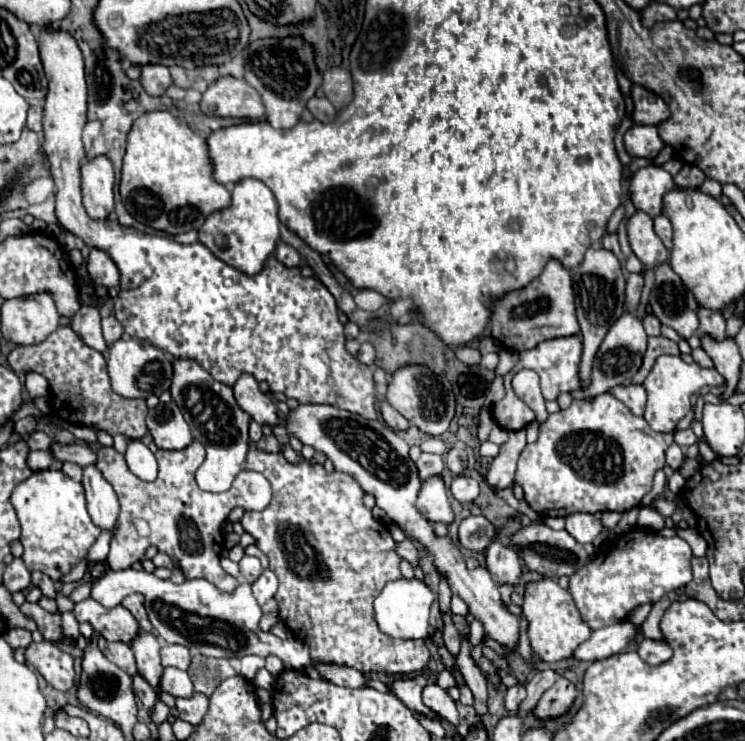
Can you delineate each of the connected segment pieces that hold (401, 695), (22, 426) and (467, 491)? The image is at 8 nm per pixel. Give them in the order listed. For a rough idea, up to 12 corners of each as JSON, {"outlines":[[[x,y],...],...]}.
{"outlines":[[[418,674],[414,679],[396,679],[390,685],[408,709],[438,717],[420,697],[428,680]],[[24,417],[14,423],[14,433],[24,437],[36,427],[34,417]],[[472,477],[452,479],[452,497],[470,503],[478,497],[480,485]]]}

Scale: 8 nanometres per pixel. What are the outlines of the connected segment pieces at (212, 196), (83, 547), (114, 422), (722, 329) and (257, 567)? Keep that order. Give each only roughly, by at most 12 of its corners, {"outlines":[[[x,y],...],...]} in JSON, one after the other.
{"outlines":[[[170,111],[132,123],[120,195],[170,235],[230,205],[206,139]],[[36,471],[12,493],[22,561],[60,579],[100,529],[84,489]],[[70,327],[8,363],[50,383],[50,413],[142,439],[146,401],[112,391],[106,359]],[[700,307],[700,335],[726,339],[722,313]],[[258,557],[240,559],[242,579],[248,583],[260,577],[262,565]]]}

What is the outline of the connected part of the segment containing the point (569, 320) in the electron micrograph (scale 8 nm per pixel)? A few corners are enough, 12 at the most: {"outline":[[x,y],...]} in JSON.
{"outline":[[550,261],[496,303],[500,347],[580,335],[570,271]]}

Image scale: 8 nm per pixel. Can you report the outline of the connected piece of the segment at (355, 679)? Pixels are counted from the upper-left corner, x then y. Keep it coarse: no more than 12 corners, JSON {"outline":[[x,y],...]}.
{"outline":[[314,663],[334,685],[360,689],[368,679],[360,671]]}

